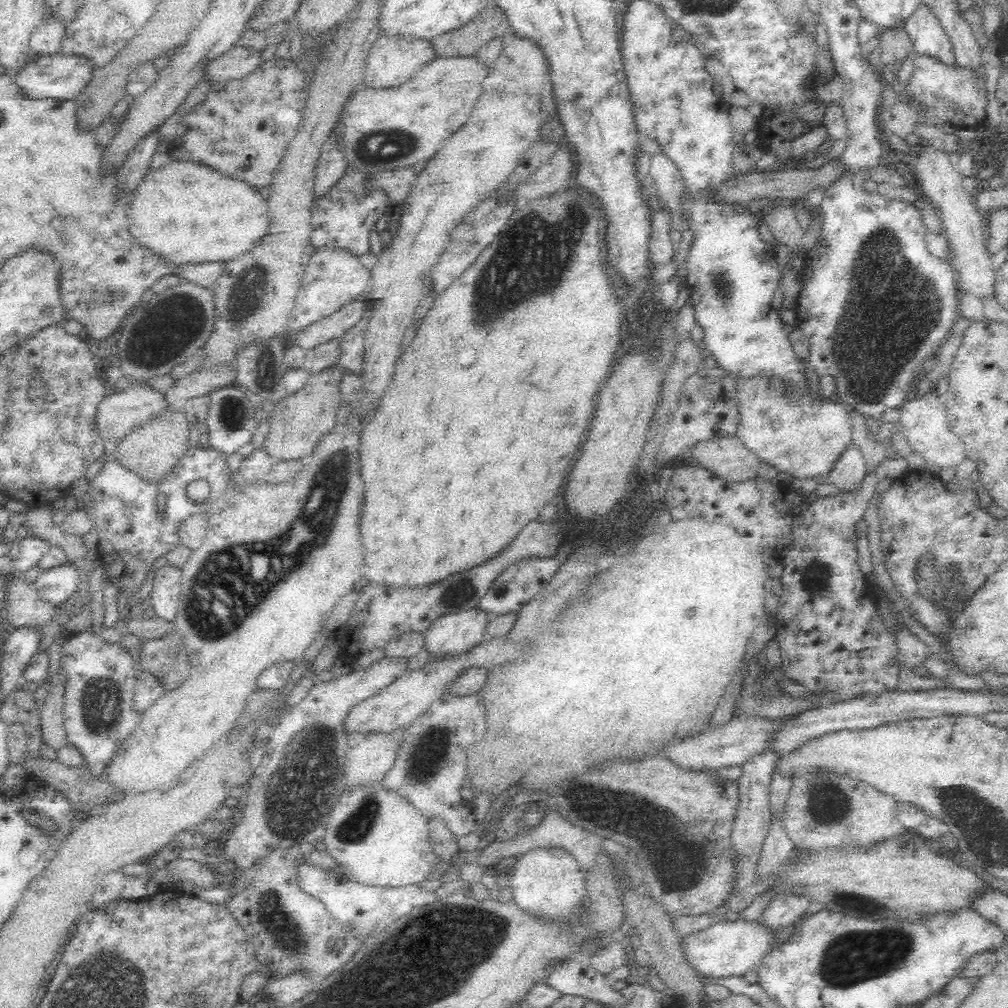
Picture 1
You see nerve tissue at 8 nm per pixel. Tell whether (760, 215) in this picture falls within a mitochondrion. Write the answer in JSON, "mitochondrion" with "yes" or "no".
{"mitochondrion":"no"}

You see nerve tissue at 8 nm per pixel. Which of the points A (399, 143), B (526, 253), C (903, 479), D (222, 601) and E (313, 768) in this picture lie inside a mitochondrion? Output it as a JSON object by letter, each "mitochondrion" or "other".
{"A":"mitochondrion","B":"mitochondrion","C":"other","D":"mitochondrion","E":"mitochondrion"}

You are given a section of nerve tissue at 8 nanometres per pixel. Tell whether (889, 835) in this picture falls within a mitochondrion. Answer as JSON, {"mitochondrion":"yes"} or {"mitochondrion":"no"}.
{"mitochondrion":"no"}

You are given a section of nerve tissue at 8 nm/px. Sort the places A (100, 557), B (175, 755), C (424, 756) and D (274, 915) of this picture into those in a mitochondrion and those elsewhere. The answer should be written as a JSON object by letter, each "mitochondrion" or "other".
{"A":"other","B":"other","C":"mitochondrion","D":"mitochondrion"}

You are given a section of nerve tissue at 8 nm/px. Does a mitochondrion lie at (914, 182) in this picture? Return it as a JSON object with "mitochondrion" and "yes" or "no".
{"mitochondrion":"no"}

